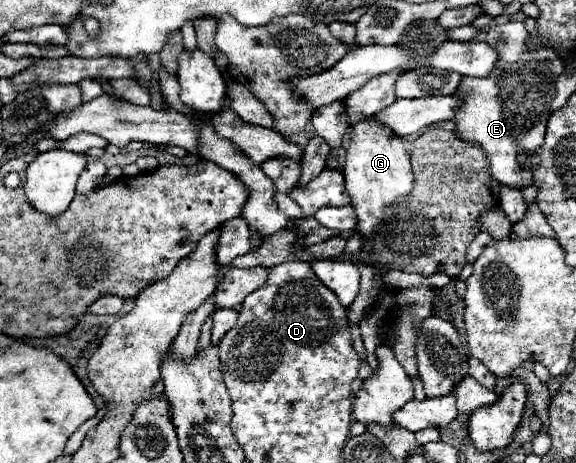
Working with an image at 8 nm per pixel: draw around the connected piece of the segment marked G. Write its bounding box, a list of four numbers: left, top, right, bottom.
[342,118,414,240]

